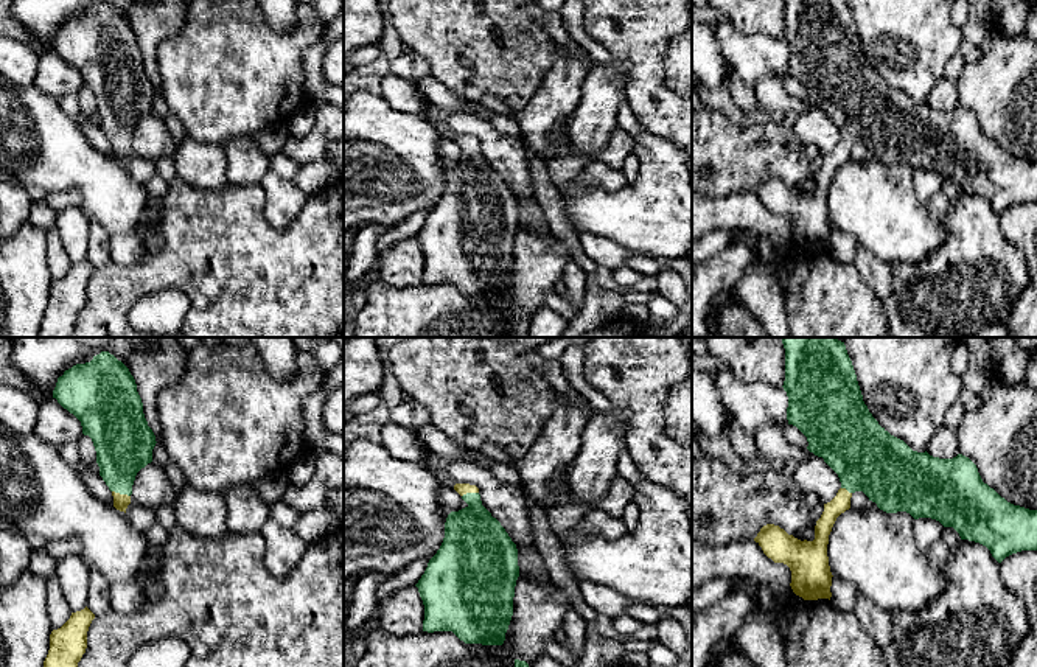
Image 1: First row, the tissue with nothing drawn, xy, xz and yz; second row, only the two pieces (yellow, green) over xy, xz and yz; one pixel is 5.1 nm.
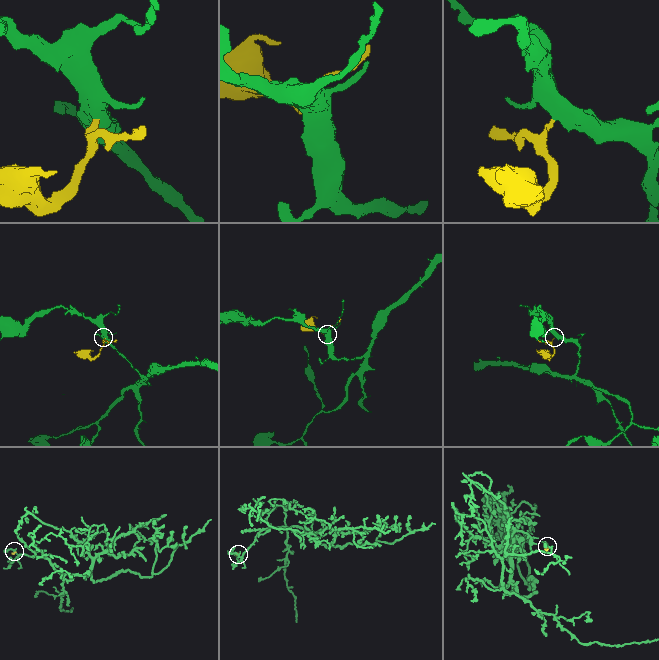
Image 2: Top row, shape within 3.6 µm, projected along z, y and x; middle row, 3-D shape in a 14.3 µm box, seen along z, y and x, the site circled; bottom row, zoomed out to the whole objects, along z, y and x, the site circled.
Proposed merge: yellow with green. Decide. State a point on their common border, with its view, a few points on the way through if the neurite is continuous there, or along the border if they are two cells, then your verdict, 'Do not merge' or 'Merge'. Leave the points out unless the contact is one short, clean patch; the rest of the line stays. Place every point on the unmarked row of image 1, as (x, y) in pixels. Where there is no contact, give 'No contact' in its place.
Touches yellow at xy (122, 146). Path across: xy (120, 153), (122, 146), (123, 98). Merge

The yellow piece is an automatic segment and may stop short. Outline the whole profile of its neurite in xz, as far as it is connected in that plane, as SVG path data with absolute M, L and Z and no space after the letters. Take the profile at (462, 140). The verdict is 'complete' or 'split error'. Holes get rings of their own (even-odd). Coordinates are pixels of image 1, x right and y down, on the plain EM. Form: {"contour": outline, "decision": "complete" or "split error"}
{"contour": "M456 135L454 141L468 157L448 166L443 194L415 236L424 257L423 283L452 283L465 295L502 297L513 267L518 201L482 157L476 137Z", "decision": "split error"}

